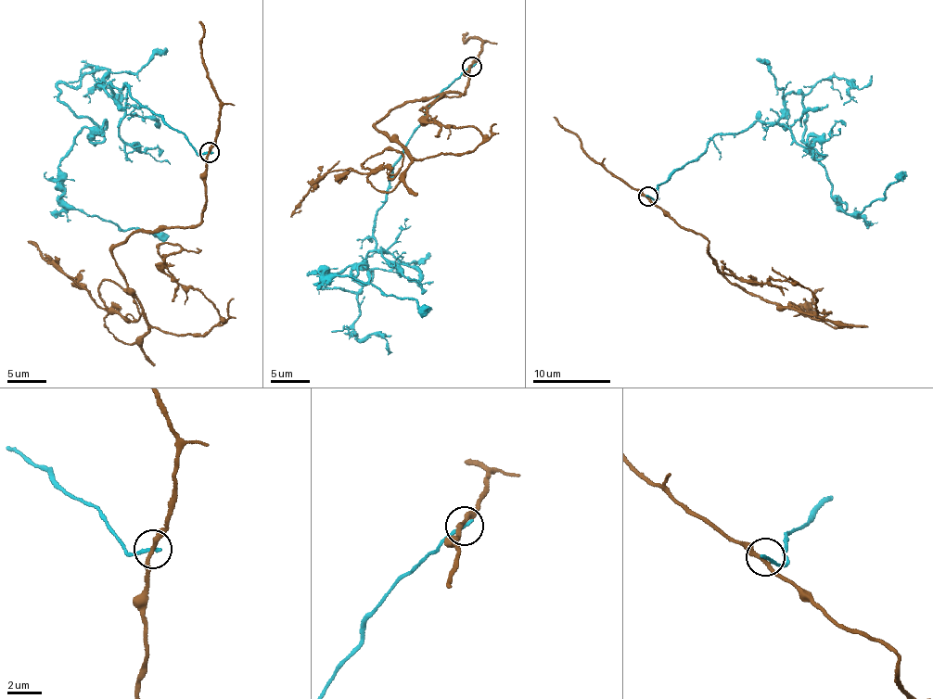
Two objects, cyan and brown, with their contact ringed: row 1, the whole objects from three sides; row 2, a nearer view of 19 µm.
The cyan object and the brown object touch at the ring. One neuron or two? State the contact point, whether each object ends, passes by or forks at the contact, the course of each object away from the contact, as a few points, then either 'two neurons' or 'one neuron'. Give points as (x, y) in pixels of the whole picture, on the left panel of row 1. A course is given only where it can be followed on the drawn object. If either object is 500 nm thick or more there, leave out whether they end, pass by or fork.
place (209, 152); cyan ends; brown passes by; course cyan (209, 153), (130, 86), (110, 95), (108, 70), (60, 83), (105, 121), (60, 161), (62, 201), (159, 233); course brown (209, 153), (200, 222), (140, 230), (113, 249), (154, 326), (202, 336), (220, 320), (165, 264), (200, 249); two neurons

